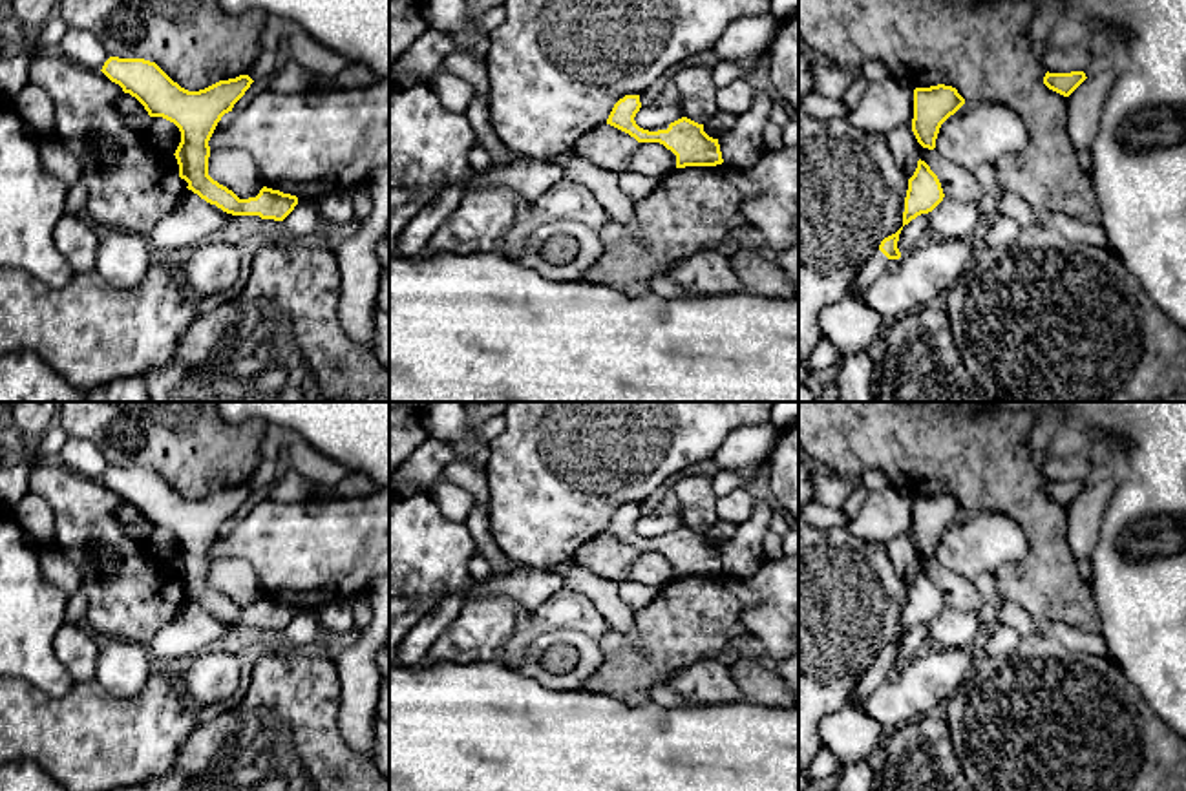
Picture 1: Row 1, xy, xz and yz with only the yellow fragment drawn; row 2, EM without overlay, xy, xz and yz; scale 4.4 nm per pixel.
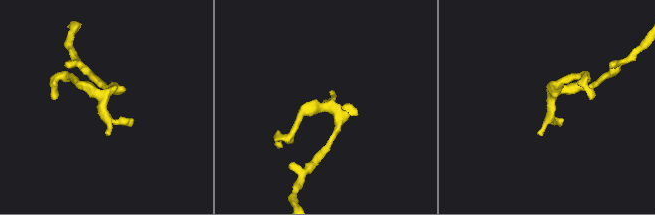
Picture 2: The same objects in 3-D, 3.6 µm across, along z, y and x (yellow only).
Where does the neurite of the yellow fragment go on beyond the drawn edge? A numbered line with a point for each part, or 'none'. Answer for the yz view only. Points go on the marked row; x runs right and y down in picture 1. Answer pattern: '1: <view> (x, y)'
1: yz (850, 324)

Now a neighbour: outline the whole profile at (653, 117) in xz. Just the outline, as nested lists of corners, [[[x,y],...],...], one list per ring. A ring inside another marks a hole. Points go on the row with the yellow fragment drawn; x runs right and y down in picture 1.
[[[645,106],[640,108],[634,121],[649,132],[667,130],[671,122],[685,117],[682,106]]]

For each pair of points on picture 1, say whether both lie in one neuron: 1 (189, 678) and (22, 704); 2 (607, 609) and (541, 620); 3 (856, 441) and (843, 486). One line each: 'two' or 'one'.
1: two
2: two
3: two

